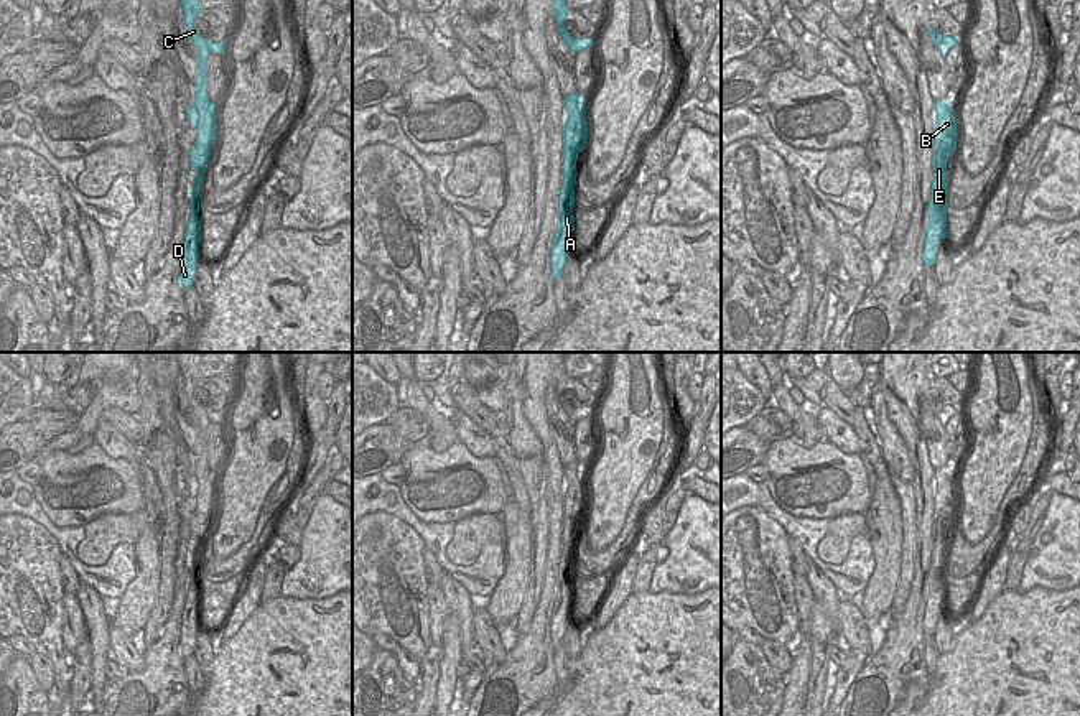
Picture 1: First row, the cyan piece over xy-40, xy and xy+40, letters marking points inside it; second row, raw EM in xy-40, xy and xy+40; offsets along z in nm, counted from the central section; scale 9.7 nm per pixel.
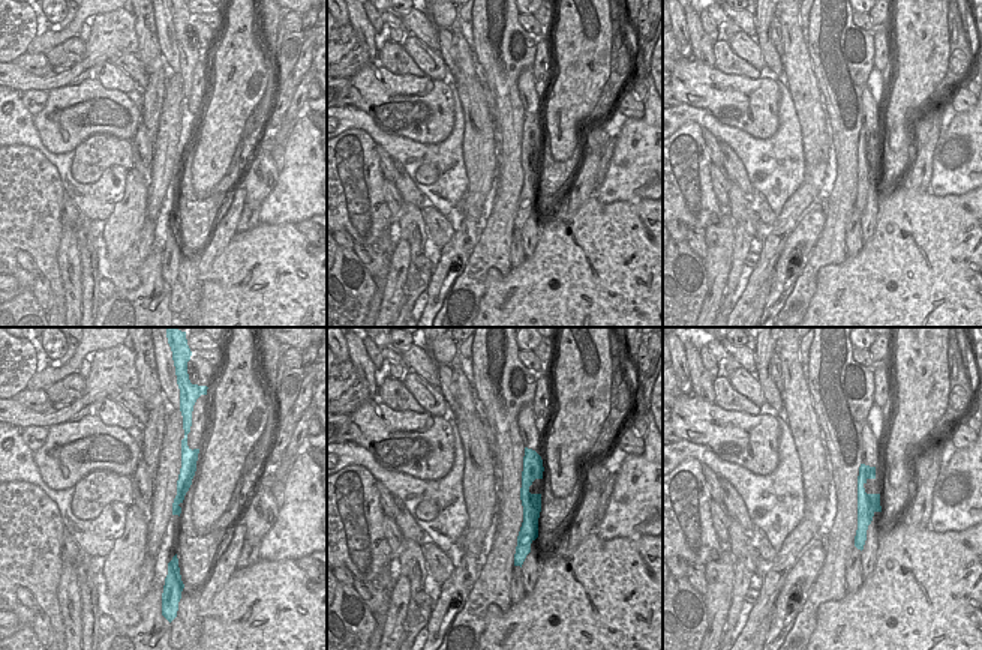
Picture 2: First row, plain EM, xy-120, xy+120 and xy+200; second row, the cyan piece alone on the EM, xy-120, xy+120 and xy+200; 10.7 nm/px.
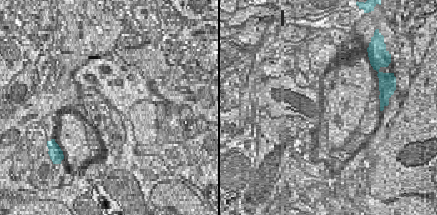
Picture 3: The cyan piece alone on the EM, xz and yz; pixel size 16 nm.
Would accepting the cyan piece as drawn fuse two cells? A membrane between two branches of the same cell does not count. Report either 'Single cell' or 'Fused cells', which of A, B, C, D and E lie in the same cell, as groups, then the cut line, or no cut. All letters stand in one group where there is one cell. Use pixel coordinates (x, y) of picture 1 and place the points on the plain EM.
Single cell. Groups: A B C D E. No split

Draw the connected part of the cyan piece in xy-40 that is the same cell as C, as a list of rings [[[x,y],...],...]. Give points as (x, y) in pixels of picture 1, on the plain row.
[[[175,352],[179,370],[184,380],[184,393],[191,411],[196,416],[196,453],[193,454],[193,472],[188,477],[189,494],[196,497],[196,510],[189,522],[191,535],[196,538],[196,546],[191,558],[191,583],[184,601],[184,609],[181,612],[181,635],[178,644],[178,652],[183,660],[193,655],[194,642],[199,627],[201,612],[201,586],[199,586],[199,570],[201,555],[216,509],[216,474],[207,466],[207,425],[211,421],[226,423],[226,411],[206,410],[199,400],[194,397],[198,384],[202,380],[198,369],[198,357],[191,352]]]

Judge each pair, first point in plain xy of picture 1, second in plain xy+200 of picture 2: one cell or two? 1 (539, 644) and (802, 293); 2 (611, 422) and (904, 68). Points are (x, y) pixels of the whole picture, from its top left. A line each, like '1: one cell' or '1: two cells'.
1: one cell
2: one cell

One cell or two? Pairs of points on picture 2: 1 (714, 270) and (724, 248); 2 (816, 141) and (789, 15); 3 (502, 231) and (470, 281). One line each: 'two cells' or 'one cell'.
1: two cells
2: one cell
3: one cell

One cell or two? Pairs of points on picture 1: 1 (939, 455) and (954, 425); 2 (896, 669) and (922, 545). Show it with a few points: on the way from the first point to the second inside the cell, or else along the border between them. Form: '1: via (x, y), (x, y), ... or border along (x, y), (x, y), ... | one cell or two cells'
1: border along (942, 427), (949, 458) | two cells
2: via (904, 637), (916, 604), (919, 576) | one cell

